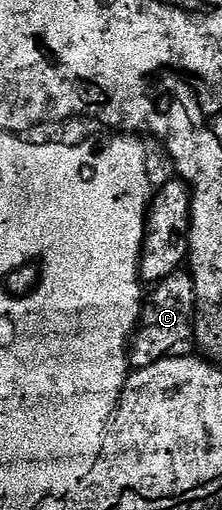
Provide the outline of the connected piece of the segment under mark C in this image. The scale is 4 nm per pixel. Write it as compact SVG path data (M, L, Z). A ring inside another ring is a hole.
M185 269L177 270L162 282L157 283L143 301L142 314L138 317L138 327L130 338L126 361L131 371L143 370L160 360L171 357L177 346L194 338L194 320L198 312L198 297L194 287L194 277Z

